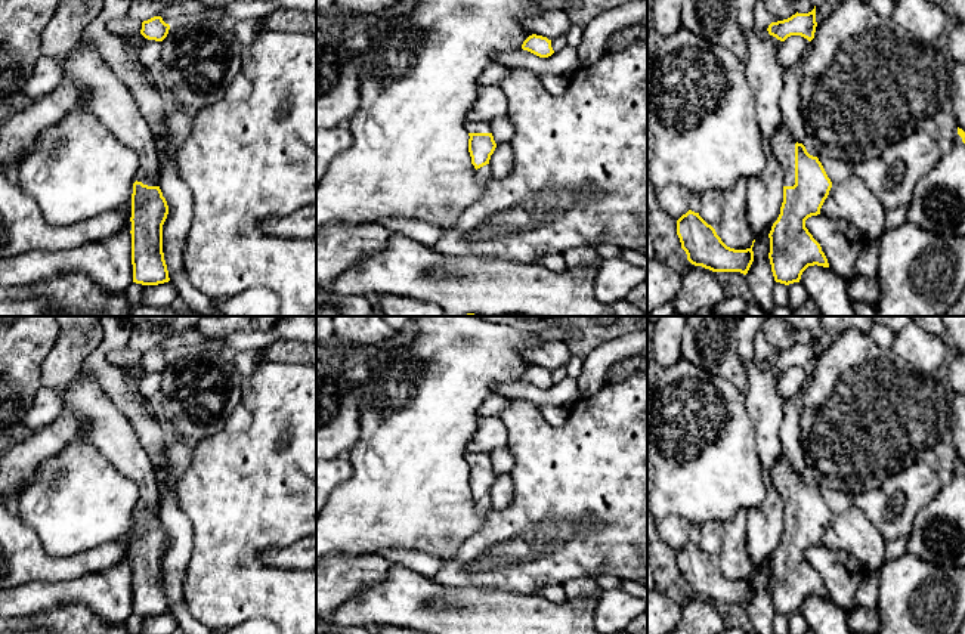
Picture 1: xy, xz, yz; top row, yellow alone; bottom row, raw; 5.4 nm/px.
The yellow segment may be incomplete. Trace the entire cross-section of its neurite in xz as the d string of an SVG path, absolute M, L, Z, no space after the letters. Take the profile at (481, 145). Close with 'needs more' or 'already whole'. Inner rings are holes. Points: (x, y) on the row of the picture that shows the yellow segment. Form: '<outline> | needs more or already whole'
M467 121L466 129L468 132L468 152L474 168L480 168L489 164L497 143L492 136L492 127L488 121Z | needs more

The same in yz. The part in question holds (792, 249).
M782 123L773 136L773 151L783 170L783 202L773 223L770 265L776 282L799 282L808 266L829 267L820 244L805 228L805 220L820 214L832 182L817 157L792 139Z | needs more

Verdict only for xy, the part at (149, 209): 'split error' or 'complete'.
split error

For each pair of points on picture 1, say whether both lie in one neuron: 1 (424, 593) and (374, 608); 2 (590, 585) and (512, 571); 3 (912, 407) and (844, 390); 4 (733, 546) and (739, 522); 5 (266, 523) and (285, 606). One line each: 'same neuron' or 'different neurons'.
1: same neuron
2: different neurons
3: same neuron
4: same neuron
5: same neuron

